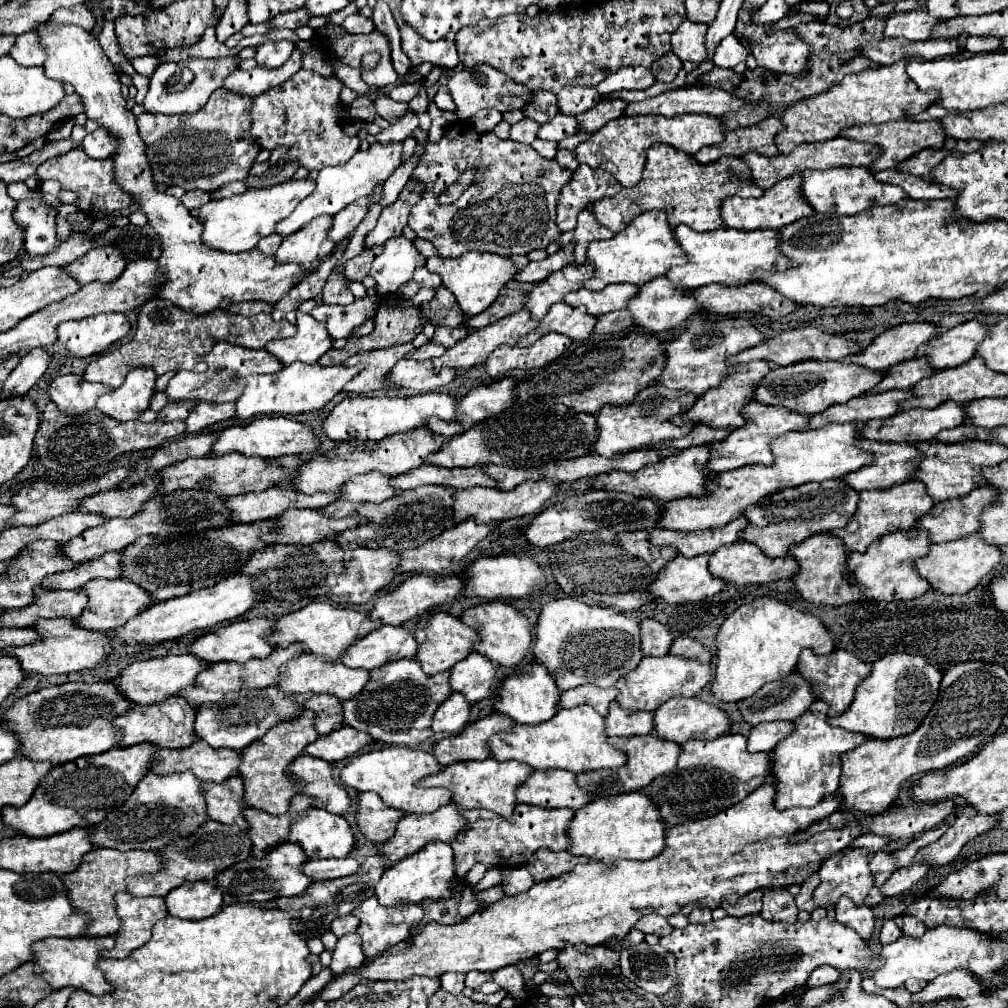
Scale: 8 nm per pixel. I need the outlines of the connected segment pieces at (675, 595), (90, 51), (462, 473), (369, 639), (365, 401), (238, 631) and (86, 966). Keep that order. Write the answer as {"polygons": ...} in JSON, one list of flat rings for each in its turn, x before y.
{"polygons":[[[677,555,649,585,651,595,663,599,669,605,701,601,705,597,717,595,725,587,725,583,717,577,711,577,707,561,709,555,699,555,691,559]],[[51,21,39,25,35,33,39,35,39,43,47,53,47,59,43,63,45,75,63,83,71,83,75,91,83,97,87,117,99,121,101,127,111,131,119,141,119,147,113,153,115,177,119,185,129,191,137,203,141,203,141,209,149,217,149,225,157,231,163,243,159,265,165,271,167,281,159,287,157,295,161,299,173,301,181,309,193,311,197,315,211,313,215,309,227,309,229,305,243,301,265,301,273,305,309,273,315,273,319,269,321,261,311,265,309,271,303,271,297,263,277,265,275,257,267,257,259,249,249,249,243,253,225,253,209,249,201,239,203,225,199,223,199,219,191,217,191,213,179,199,157,191,145,155,145,145,137,133,135,115,127,109,125,99,121,95,117,67,107,59,97,37,77,25,53,25]],[[419,465,395,479,391,479,393,489,413,489,419,485,441,485,449,489,471,489,471,487,495,487,495,479,487,477,479,467,437,467]],[[383,625,351,645,351,649,343,653,341,661,347,667,361,667,371,671,389,661,413,659,415,653,417,641,413,639,413,633,409,629]],[[421,393,421,395,411,395,411,397,387,397,387,395,383,397,345,397,323,419,321,429,333,441,347,441,347,439,379,441,387,435,417,429,419,425,425,425,425,421,433,415,437,415,443,421,453,421,455,405,457,405,457,399,445,393]],[[251,619,251,621,237,621,231,625,223,625,211,633,193,639,189,643,189,653,205,663,217,663,217,661,245,663,249,659,265,659,271,653,271,645,263,639,263,635,267,635,269,629,273,629,271,619]],[[112,936,107,937,73,937,73,939,57,939,49,937,43,941,35,941,31,945,33,957,35,957,35,969,37,973,53,987,53,989,63,989,67,985,75,989,85,989,91,995,107,995,111,993,111,985,105,981,103,973,97,969,99,961,99,951,111,949,115,945]]]}

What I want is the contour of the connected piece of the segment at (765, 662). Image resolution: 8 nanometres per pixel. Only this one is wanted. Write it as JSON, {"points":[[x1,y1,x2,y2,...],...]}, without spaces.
{"points":[[759,597,741,605,721,625,717,639,717,669,711,683,711,693,719,701,741,701,751,697,769,681,783,679,795,671,799,653,811,649,815,655,829,655,833,651,833,637,819,623,819,617,797,611,775,599]]}

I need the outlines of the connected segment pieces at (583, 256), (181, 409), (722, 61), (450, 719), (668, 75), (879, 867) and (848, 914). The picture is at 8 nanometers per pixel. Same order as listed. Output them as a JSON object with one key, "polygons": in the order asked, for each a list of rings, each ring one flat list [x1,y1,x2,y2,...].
{"polygons":[[[585,209,583,213,579,213,579,221,577,221,577,229,575,229,575,261,577,263,587,261,587,247,591,241,611,239,611,237,615,237,615,233,605,229,603,225,599,225,595,215]],[[173,401,163,411,159,411,159,419,163,419,163,421,187,419,195,405,197,405,197,401]],[[731,35,731,37,725,37,719,45,717,45,717,49,715,49,715,55,713,55,713,63,717,65,717,67,735,67,735,65,739,65,739,63,745,63,745,59,747,59,747,55,749,55,749,51,741,45,741,41,735,37,735,35]],[[451,693,443,705,433,715,433,731,443,731,443,733,459,733,465,729,469,721,469,703,461,693]],[[667,53,665,57,661,57,661,59,651,67,651,71,657,75,659,81,671,83,671,81,677,77,677,73,681,71,681,67,683,67,683,63,681,63,673,53]],[[885,851,875,853,875,857,871,859,871,865,869,865,875,887,883,885,891,877,895,867,897,867,897,861,895,861,895,857,891,853,885,853]],[[841,897,839,905,835,907,835,913,837,913,837,923,851,927,865,941,871,939,873,927,875,927,875,915,867,905,857,907,857,905,851,905,851,901,847,901,847,897]]]}

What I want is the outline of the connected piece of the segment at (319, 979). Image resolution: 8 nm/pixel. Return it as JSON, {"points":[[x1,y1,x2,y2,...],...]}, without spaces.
{"points":[[323,969,317,977,311,977,311,979,303,985,303,989,299,991,299,995,297,995,297,997,301,997,301,999,309,999,309,997,311,997,311,995,315,995,319,989,323,989,331,979,333,979,331,971,329,971,329,969]]}

